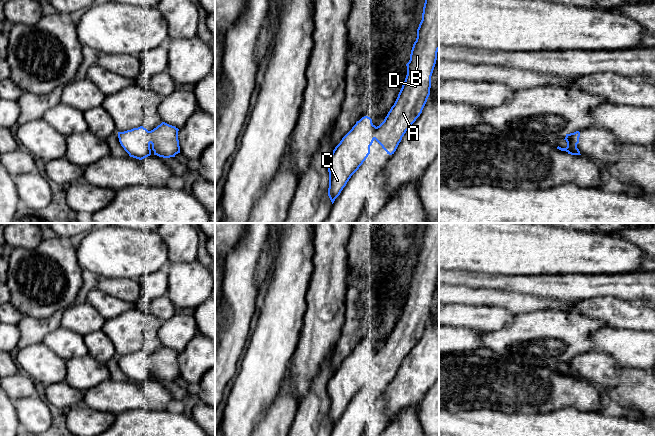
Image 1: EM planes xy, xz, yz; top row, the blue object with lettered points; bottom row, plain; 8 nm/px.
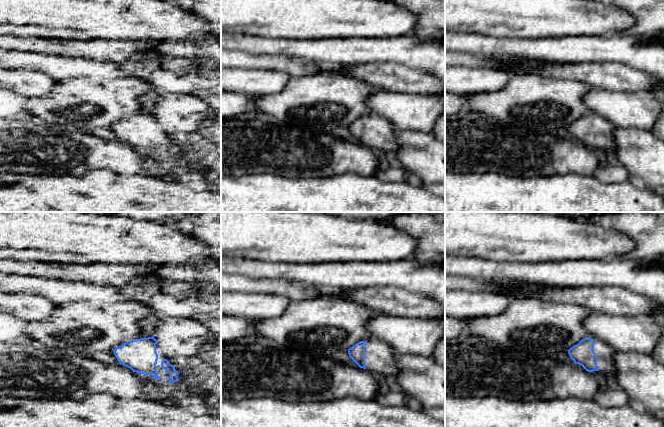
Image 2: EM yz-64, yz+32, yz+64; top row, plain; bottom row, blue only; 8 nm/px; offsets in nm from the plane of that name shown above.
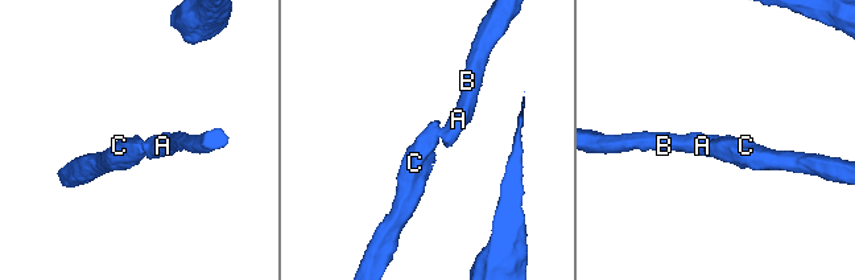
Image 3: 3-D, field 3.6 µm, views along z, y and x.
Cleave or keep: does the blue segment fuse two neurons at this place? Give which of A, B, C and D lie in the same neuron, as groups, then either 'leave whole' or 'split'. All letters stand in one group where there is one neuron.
groups A B C D; leave whole

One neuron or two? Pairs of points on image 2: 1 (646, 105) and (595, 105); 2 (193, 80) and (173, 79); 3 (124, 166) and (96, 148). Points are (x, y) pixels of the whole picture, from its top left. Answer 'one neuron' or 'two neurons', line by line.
1: one neuron
2: one neuron
3: one neuron

